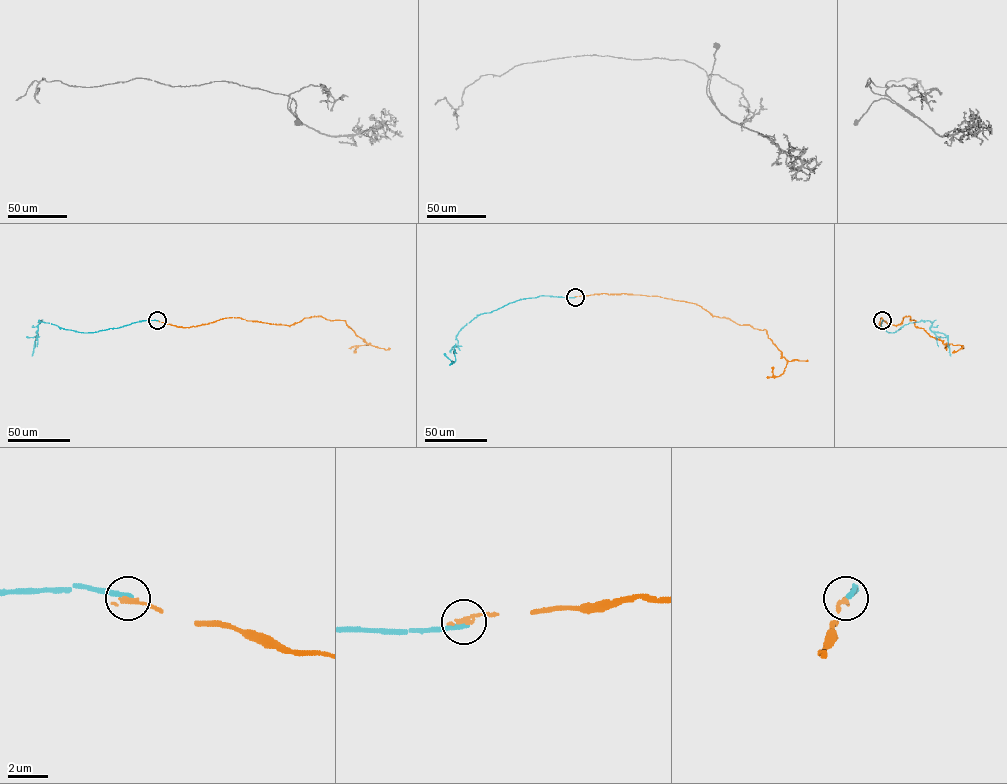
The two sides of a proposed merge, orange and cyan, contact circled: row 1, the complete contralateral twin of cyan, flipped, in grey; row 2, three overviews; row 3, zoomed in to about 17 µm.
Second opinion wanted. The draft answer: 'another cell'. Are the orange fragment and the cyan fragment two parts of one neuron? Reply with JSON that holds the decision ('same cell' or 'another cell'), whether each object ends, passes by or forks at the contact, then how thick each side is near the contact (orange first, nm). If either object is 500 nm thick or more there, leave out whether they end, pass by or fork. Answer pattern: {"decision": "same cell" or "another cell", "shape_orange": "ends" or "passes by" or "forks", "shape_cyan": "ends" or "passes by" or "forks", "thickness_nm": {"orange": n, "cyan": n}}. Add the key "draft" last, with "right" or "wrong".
{"decision": "another cell", "shape_orange": "ends", "shape_cyan": "ends", "thickness_nm": {"orange": 280, "cyan": 280}, "draft": "right"}

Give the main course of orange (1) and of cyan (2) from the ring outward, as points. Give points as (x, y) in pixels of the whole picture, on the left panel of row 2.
1: (157, 321), (189, 327), (240, 317), (289, 326), (320, 316), (344, 320), (370, 344), (358, 345), (355, 353)
2: (157, 321), (137, 321), (116, 328), (84, 333), (38, 321), (32, 355)

